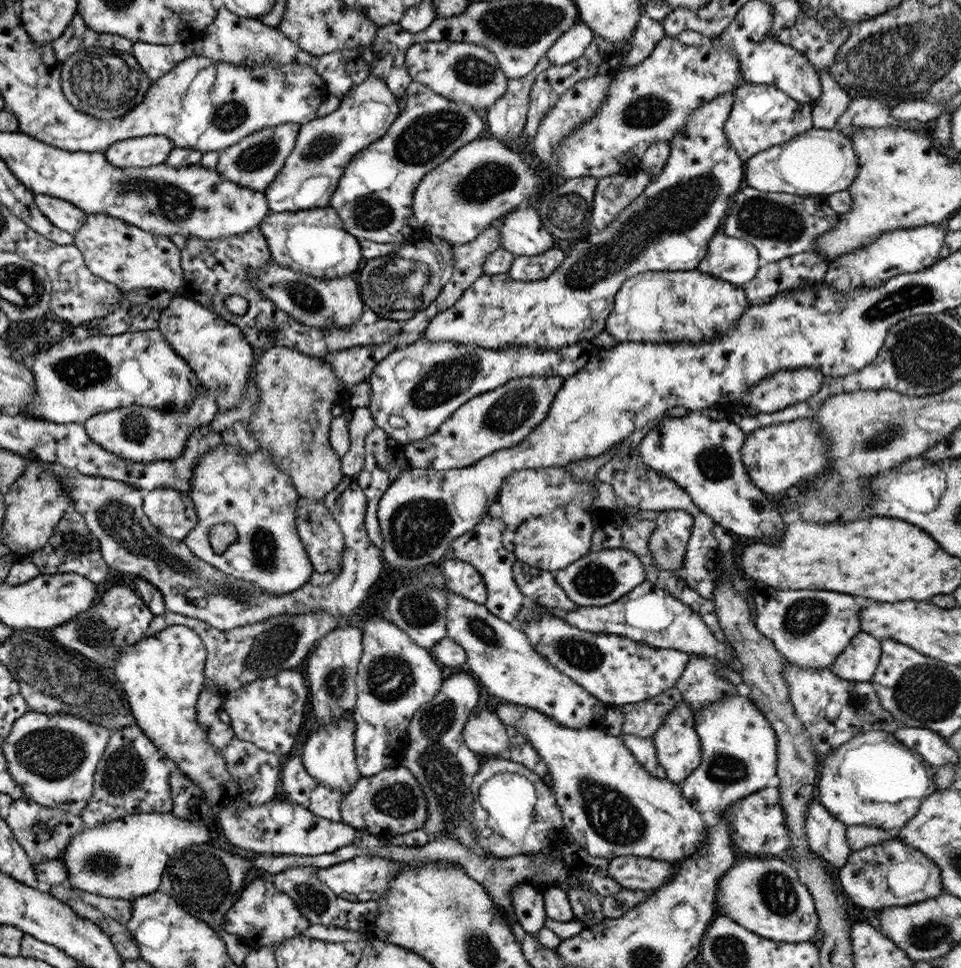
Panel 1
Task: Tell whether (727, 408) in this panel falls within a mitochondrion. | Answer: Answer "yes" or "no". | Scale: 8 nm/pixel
no

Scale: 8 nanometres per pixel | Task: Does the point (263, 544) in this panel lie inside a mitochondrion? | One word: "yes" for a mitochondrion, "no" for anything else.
yes

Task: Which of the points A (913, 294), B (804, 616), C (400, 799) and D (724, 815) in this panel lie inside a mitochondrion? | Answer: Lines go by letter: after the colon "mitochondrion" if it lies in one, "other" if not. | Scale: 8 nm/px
A: mitochondrion
B: mitochondrion
C: mitochondrion
D: other

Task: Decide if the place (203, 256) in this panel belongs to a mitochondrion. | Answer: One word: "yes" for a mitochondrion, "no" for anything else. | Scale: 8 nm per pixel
no

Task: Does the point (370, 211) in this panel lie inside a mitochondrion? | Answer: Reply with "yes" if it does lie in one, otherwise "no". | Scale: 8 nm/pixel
yes

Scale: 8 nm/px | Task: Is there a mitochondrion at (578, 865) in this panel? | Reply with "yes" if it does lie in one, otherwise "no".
no

